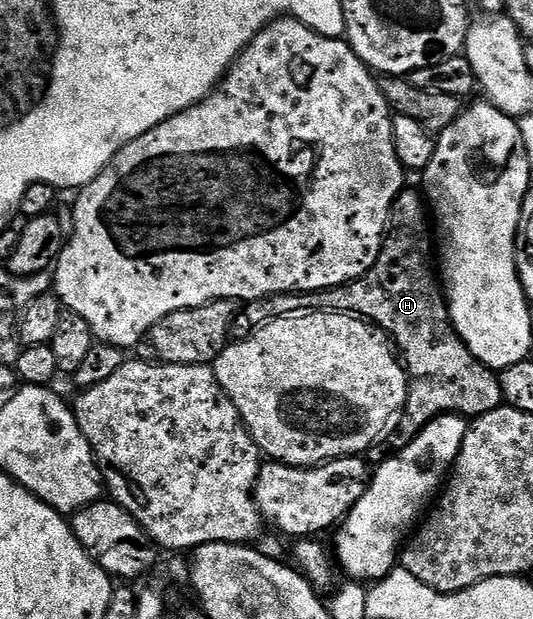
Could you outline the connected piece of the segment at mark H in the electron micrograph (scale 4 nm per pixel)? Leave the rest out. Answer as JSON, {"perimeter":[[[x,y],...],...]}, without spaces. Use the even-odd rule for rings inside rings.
{"perimeter":[[[420,190],[400,191],[392,205],[390,226],[384,245],[380,247],[378,260],[360,278],[352,279],[345,286],[335,286],[333,290],[321,290],[311,294],[273,294],[271,298],[256,298],[246,306],[248,318],[253,322],[251,325],[259,328],[265,322],[273,322],[275,318],[291,318],[301,312],[335,312],[365,319],[379,326],[391,339],[404,369],[408,372],[408,399],[402,414],[413,422],[413,427],[427,426],[441,414],[459,414],[465,420],[475,420],[486,412],[494,412],[504,402],[500,380],[497,371],[473,356],[470,348],[460,339],[456,327],[452,325],[452,314],[448,311],[433,259],[432,262],[428,259],[428,253],[431,250],[433,253],[434,242],[430,237],[430,214],[426,209],[426,198]]]}

